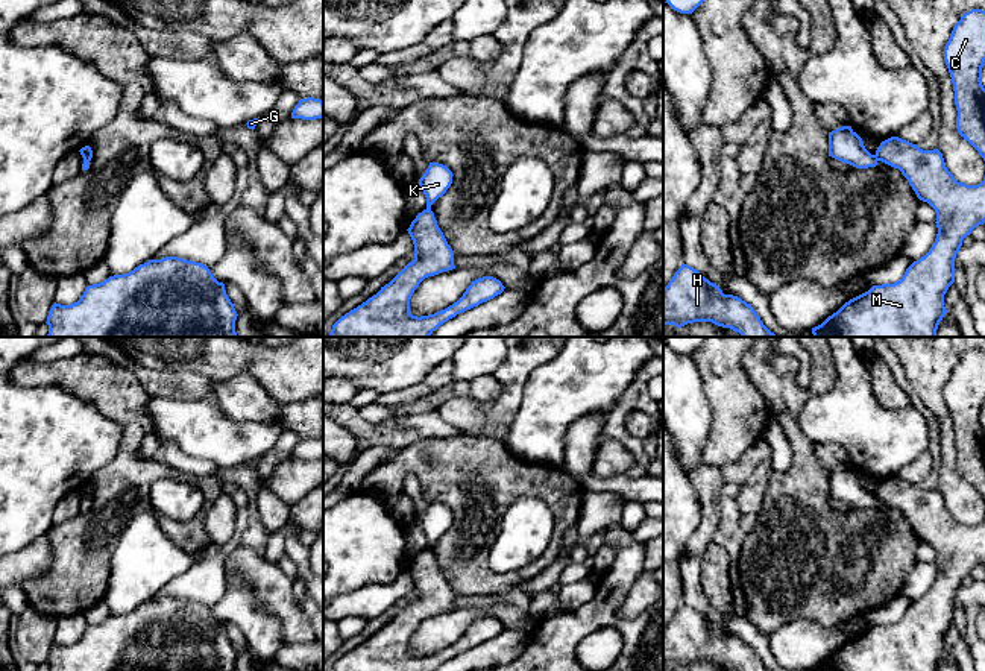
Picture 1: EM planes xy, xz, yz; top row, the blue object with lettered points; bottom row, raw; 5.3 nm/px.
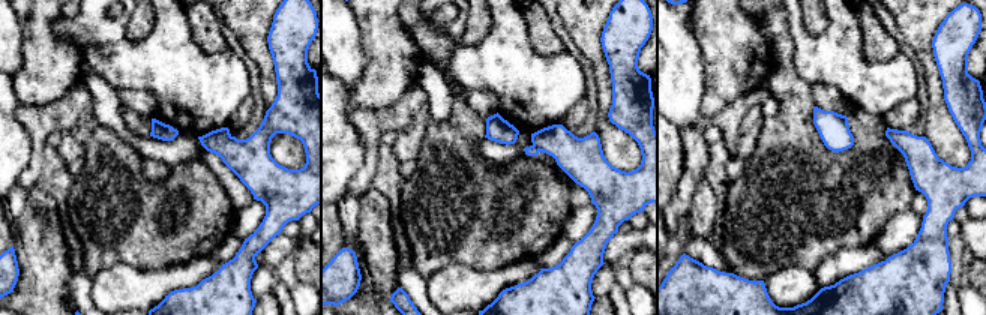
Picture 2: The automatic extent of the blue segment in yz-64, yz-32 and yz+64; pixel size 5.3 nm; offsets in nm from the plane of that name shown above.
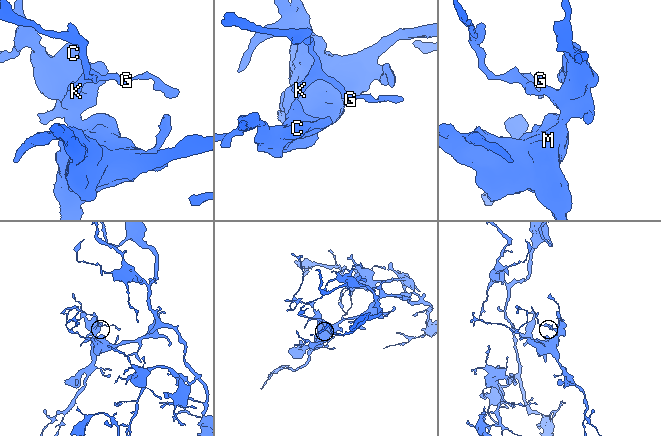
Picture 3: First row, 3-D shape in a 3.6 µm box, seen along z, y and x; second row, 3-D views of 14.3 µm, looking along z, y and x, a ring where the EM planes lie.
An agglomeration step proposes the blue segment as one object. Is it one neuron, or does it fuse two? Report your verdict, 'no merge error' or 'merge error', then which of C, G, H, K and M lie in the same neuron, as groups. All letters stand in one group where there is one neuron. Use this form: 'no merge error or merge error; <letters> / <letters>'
merge error; C H M / G K

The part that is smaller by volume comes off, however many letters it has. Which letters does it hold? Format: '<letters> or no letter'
G, K

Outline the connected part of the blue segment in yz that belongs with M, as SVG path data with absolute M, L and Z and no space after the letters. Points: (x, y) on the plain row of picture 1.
M898 477L880 483L876 490L879 501L898 509L908 519L917 537L927 542L936 553L938 574L929 592L914 601L900 621L873 625L868 632L845 642L812 671L936 671L949 653L944 635L955 622L955 598L962 580L985 563L985 518L977 525L958 522L947 510L938 489L923 490Z

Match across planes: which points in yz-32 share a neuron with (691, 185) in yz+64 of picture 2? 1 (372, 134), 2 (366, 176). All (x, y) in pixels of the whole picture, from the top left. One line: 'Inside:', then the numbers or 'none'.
Inside: 1, 2

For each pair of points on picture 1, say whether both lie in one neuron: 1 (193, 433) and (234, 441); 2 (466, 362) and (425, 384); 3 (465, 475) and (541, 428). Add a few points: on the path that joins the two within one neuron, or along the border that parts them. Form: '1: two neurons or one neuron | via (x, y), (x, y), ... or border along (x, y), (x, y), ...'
1: one neuron | via (204, 433), (223, 441)
2: two neurons | border along (450, 360), (456, 380)
3: two neurons | border along (501, 442), (513, 454), (539, 465)

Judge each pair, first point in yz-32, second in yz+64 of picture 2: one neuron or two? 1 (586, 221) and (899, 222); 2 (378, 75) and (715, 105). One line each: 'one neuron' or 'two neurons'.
1: one neuron
2: one neuron

